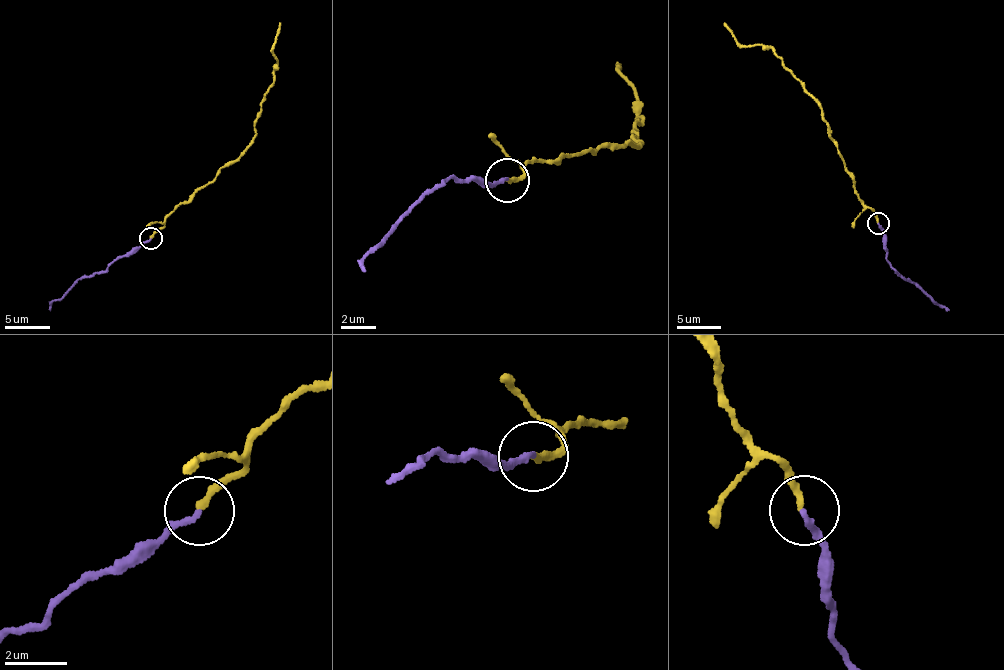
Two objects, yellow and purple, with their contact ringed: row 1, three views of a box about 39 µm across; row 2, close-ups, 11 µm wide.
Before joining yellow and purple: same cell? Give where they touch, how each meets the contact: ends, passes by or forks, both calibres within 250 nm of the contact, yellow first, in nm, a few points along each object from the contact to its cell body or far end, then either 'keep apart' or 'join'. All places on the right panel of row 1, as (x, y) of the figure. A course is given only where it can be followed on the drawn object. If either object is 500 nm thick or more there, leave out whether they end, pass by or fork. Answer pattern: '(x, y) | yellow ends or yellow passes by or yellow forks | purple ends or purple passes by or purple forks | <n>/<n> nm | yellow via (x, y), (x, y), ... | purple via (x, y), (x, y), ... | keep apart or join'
(878, 223) | yellow ends | purple ends | 240/190 nm | yellow via (878, 222), (853, 185), (818, 103), (785, 68), (771, 48), (739, 44), (725, 22) | purple via (878, 222), (893, 268), (948, 311) | keep apart

